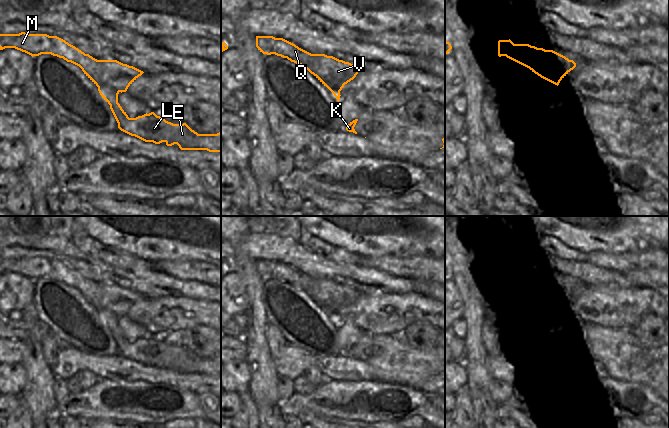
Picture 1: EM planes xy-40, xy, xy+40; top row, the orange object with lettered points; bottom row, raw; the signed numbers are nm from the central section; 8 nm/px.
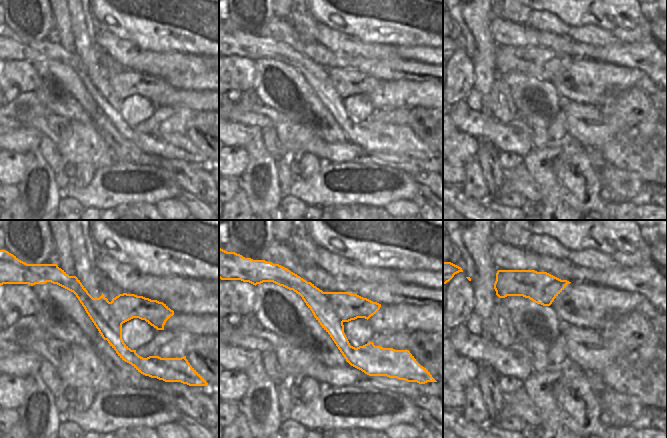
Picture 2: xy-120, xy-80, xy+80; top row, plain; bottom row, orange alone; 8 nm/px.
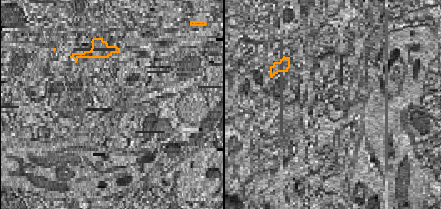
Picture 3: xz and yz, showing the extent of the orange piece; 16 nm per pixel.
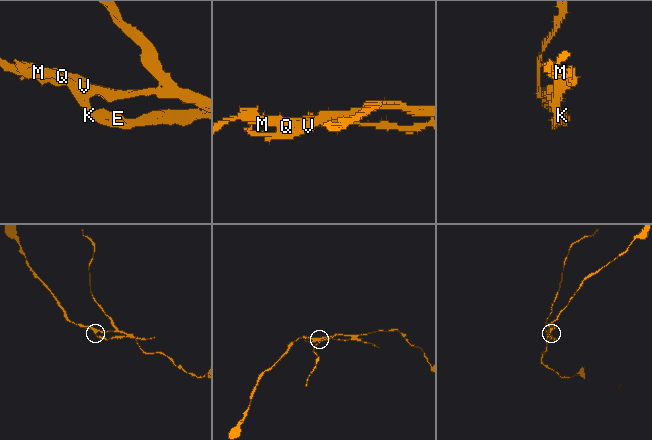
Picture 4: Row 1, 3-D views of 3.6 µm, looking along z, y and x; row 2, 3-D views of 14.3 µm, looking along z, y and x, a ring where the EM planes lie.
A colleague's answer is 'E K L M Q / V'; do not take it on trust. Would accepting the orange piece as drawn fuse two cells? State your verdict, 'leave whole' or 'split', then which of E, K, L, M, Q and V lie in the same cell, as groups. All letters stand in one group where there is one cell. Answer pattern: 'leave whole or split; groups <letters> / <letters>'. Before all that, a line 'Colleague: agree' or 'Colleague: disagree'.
Colleague: agree
split; groups E K L M Q / V

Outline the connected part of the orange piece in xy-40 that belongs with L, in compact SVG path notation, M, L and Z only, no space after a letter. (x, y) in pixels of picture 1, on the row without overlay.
M25 256L19 258L0 258L0 274L5 272L15 272L31 279L32 281L41 278L51 278L79 290L84 298L98 311L98 315L102 322L110 329L110 333L118 347L118 352L131 360L155 368L160 368L162 366L165 366L167 370L177 368L181 374L207 374L209 376L221 376L221 356L217 358L198 358L186 347L173 348L166 345L164 342L157 340L154 336L149 338L146 337L136 342L129 342L118 327L119 317L111 310L107 310L100 305L100 284L93 282L89 278L85 278L75 270L57 260L49 260L47 258L27 258Z

